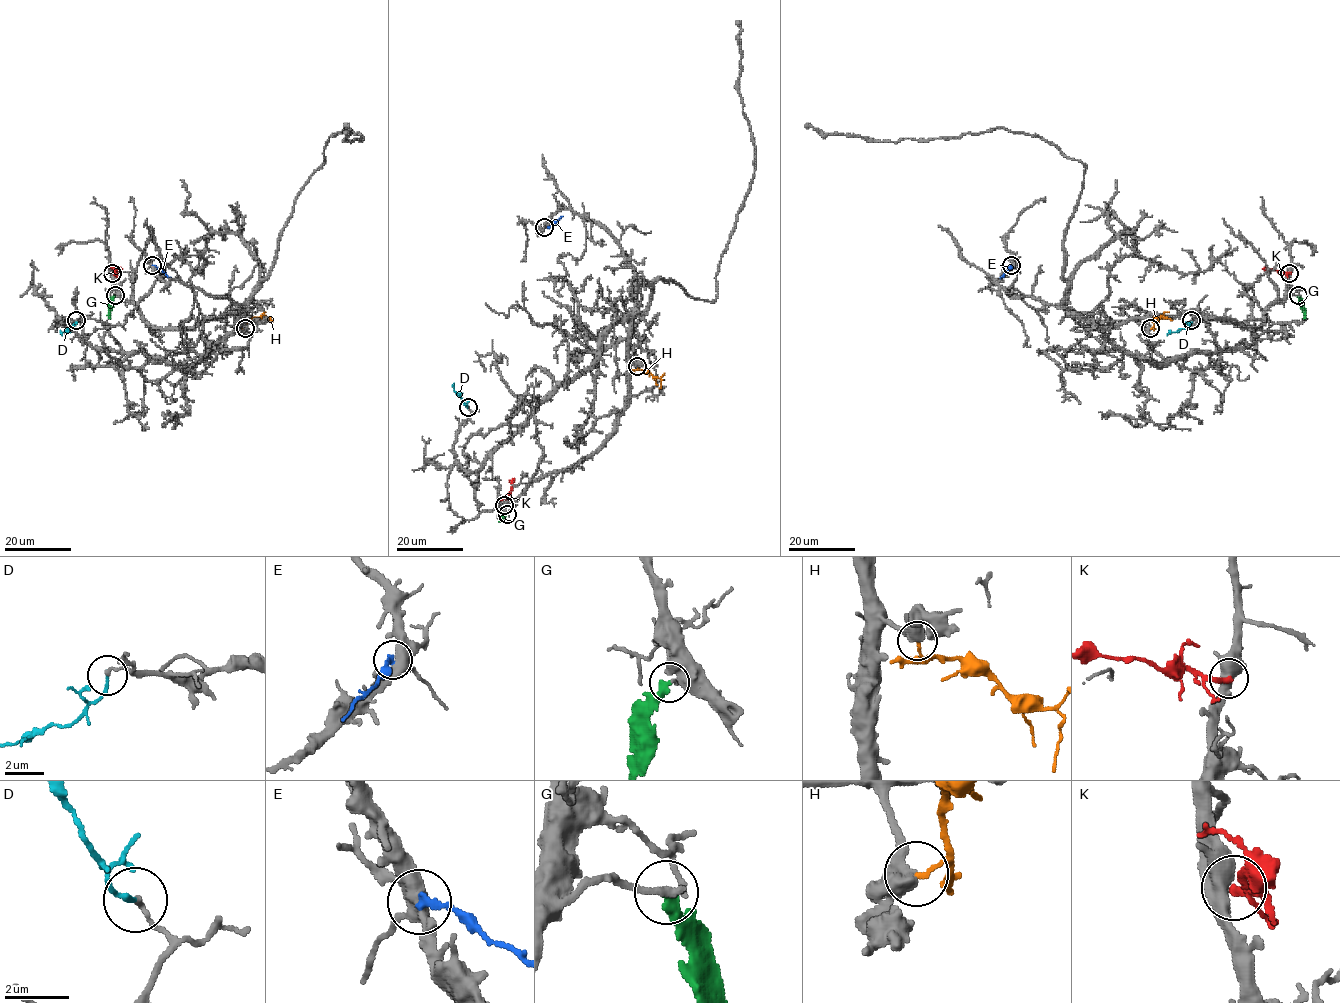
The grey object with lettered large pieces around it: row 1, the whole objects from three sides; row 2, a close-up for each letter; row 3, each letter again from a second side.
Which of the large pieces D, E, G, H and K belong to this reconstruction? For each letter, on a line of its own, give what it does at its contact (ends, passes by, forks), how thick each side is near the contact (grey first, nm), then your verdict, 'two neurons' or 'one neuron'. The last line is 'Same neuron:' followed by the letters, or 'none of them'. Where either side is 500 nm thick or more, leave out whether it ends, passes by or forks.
D: it ends; calibres 150 and 170 nm; two neurons
E: it ends; calibres 400 and 170 nm; two neurons
G: it ends; calibres 280 and 360 nm; two neurons
H: it ends; calibres 440 and 110 nm; two neurons
K: it ends; calibres 460 and 240 nm; two neurons
Same neuron: none of them

